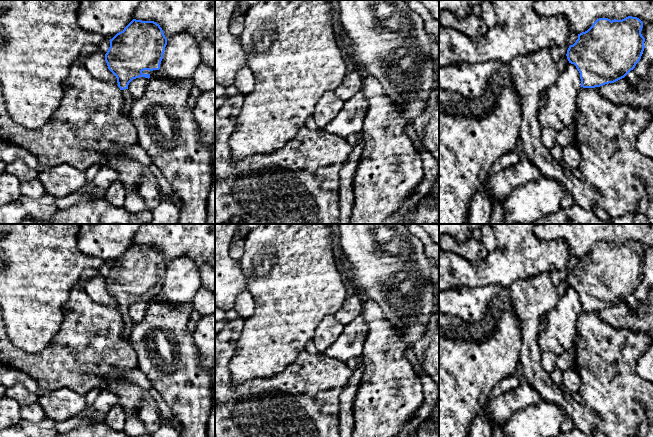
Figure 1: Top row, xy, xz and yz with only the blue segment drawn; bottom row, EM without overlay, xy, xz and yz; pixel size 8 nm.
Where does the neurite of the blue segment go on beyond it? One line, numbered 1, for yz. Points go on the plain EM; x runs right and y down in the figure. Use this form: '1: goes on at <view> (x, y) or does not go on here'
1: does not go on here

